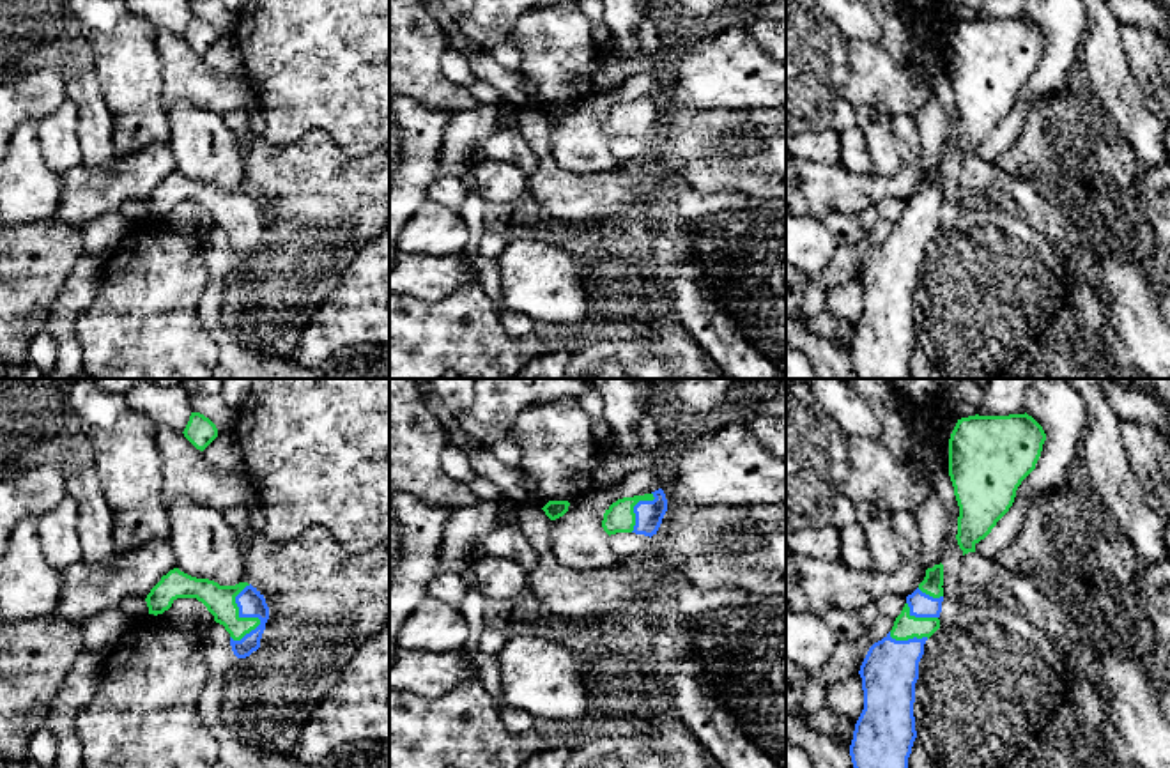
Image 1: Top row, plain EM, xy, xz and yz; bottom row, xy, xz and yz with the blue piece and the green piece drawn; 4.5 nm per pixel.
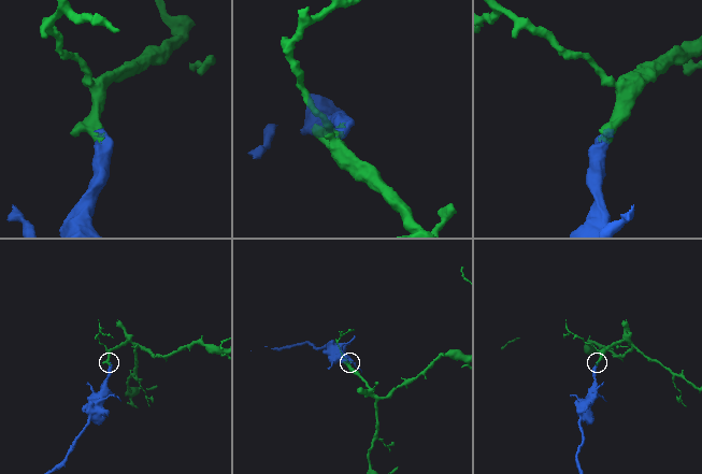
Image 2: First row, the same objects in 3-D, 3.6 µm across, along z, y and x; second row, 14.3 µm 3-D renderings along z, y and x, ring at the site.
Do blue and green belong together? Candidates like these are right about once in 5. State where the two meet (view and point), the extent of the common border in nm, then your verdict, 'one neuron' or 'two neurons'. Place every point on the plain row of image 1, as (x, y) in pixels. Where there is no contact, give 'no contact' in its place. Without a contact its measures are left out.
contact xy (248, 220); length 280 nm; one neuron

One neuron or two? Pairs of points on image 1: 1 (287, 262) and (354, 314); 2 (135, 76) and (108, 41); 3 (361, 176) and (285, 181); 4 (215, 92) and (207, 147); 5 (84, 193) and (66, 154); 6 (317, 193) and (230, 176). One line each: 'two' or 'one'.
1: two
2: one
3: one
4: two
5: two
6: two

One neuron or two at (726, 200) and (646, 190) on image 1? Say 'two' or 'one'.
two

